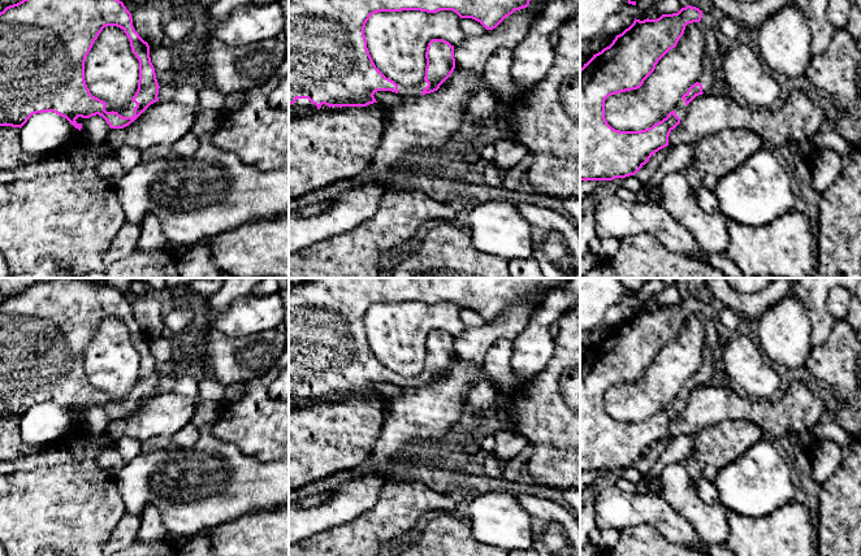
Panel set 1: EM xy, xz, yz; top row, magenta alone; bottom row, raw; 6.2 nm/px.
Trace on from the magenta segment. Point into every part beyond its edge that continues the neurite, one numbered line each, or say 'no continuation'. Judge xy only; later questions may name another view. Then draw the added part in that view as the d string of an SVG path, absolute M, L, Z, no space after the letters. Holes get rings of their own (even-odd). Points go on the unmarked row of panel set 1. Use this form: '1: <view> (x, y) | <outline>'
1: xy (128, 402) | M130 391L129 394L127 394L127 396L124 399L124 400L112 400L111 399L111 396L109 395L107 395L107 398L105 398L105 401L107 403L117 403L118 405L121 405L122 408L133 408L134 407L134 399L137 398L137 395L133 392L133 391Z

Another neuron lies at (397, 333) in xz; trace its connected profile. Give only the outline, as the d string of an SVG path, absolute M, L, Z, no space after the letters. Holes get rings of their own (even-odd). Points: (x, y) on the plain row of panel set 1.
M453 301L378 303L364 318L367 339L376 359L397 375L417 377L425 368L425 343L432 330L458 336L466 327Z

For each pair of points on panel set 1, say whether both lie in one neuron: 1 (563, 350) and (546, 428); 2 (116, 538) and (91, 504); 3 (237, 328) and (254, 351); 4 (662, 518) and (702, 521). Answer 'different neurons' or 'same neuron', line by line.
1: same neuron
2: different neurons
3: different neurons
4: different neurons

